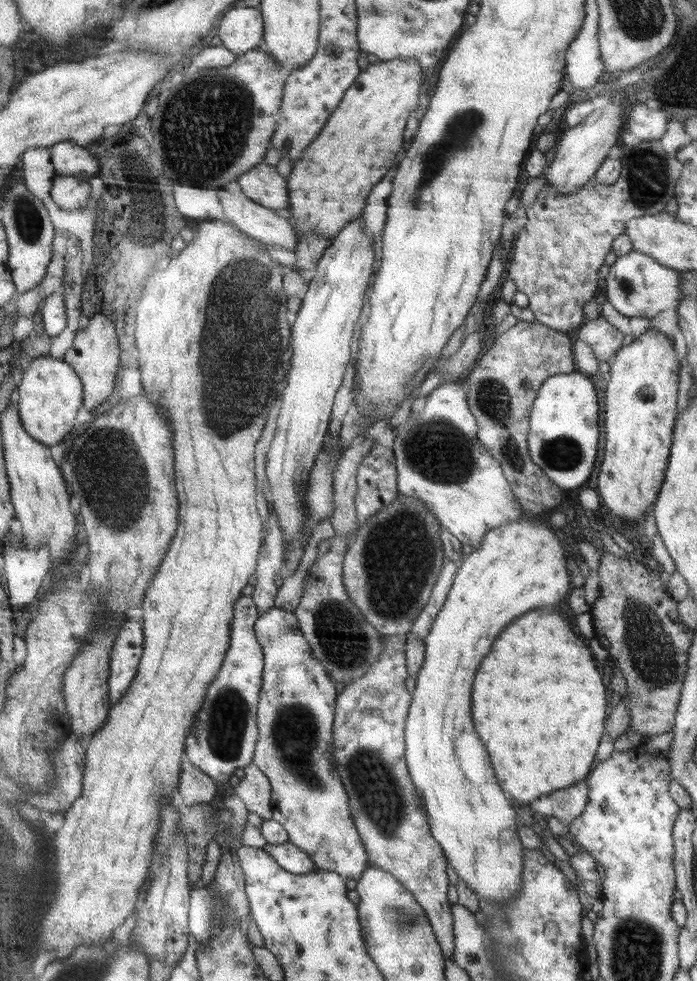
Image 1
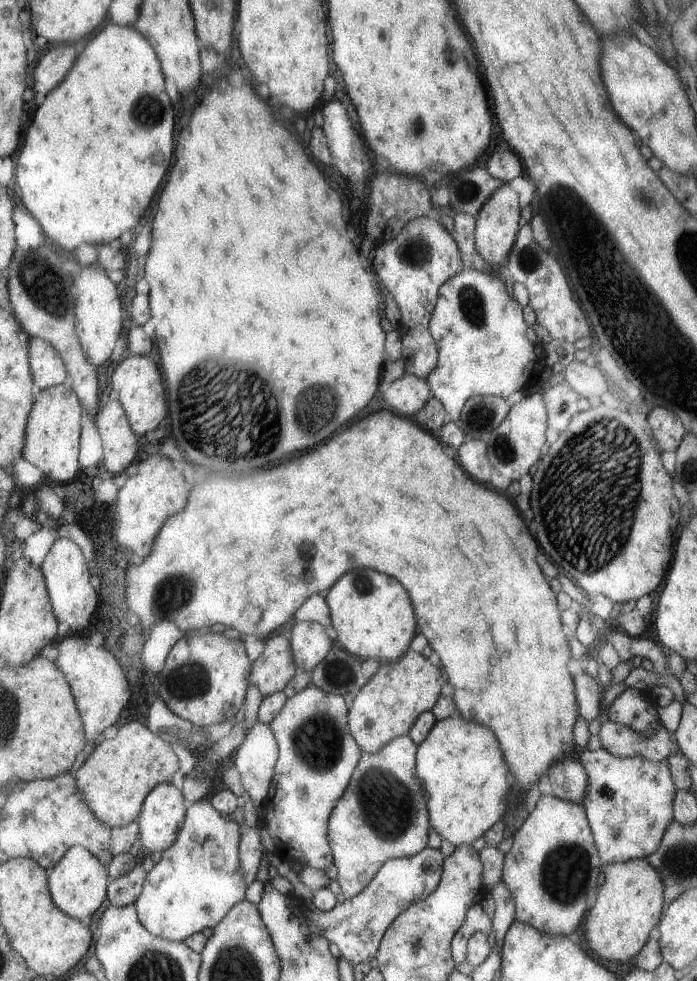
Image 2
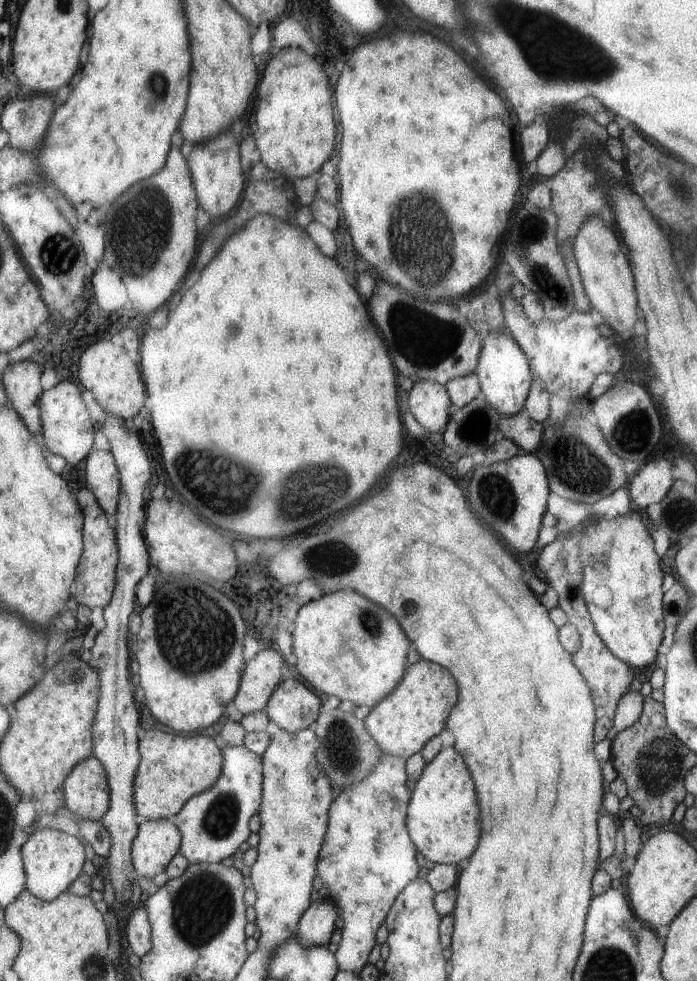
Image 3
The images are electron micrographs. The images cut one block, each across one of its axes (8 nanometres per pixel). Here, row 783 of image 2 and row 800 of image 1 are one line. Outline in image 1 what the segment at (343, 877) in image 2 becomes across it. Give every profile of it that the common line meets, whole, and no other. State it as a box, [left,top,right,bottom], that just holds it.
[335,636,457,964]

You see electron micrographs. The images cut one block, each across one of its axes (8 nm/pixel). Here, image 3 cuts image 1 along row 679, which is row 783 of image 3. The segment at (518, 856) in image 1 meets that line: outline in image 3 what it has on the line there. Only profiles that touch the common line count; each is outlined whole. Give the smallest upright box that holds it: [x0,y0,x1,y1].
[409,748,483,866]

